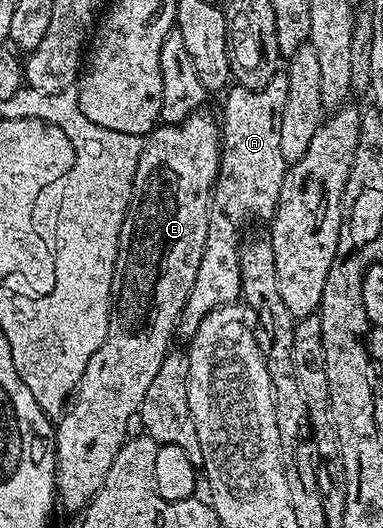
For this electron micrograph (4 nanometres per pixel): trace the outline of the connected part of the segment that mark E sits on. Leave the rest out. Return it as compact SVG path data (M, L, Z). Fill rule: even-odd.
M198 110L179 124L161 124L142 143L129 209L119 234L109 329L103 346L91 354L91 362L87 362L81 384L55 428L56 499L69 510L82 511L103 486L103 478L107 478L111 462L115 462L119 450L130 435L127 422L131 422L131 414L141 411L143 394L147 394L155 373L159 371L159 366L163 366L163 358L171 351L172 344L169 343L173 340L173 332L175 336L181 311L189 301L191 286L195 286L195 274L199 274L199 262L203 262L203 246L207 246L209 207L221 165L221 130L218 121L203 113Z

